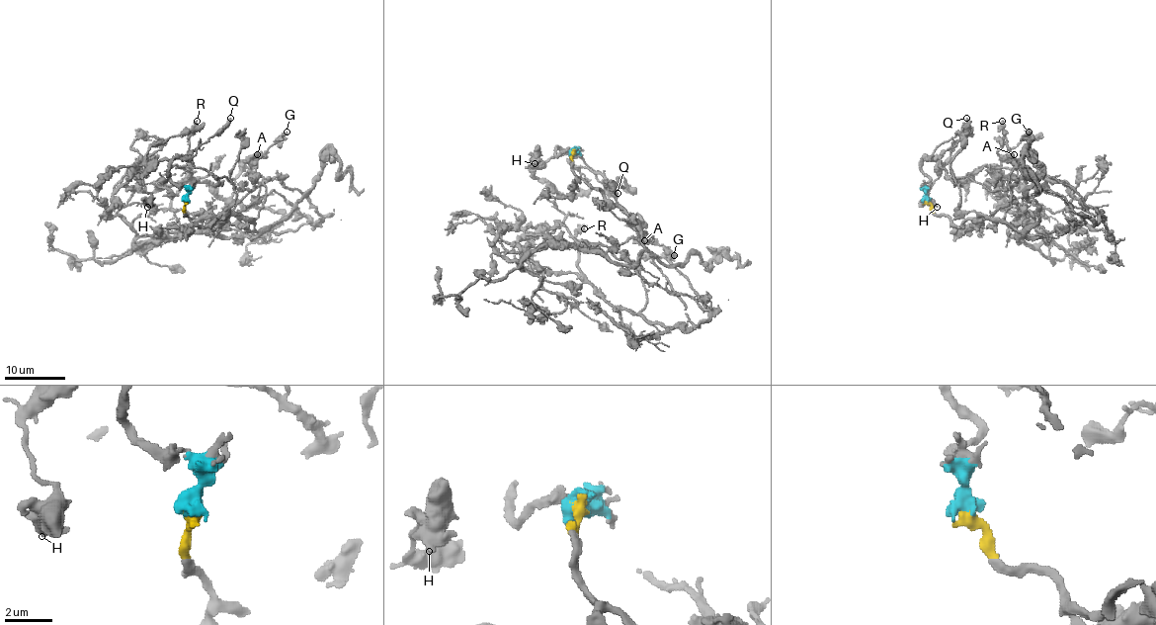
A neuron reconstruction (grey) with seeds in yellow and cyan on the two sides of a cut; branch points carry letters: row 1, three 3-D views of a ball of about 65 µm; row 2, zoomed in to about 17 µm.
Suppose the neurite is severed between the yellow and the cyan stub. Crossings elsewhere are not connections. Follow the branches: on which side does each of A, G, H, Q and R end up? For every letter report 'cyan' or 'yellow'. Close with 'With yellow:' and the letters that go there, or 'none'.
A: yellow
G: yellow
H: cyan
Q: cyan
R: yellow
With yellow: A, G, R

